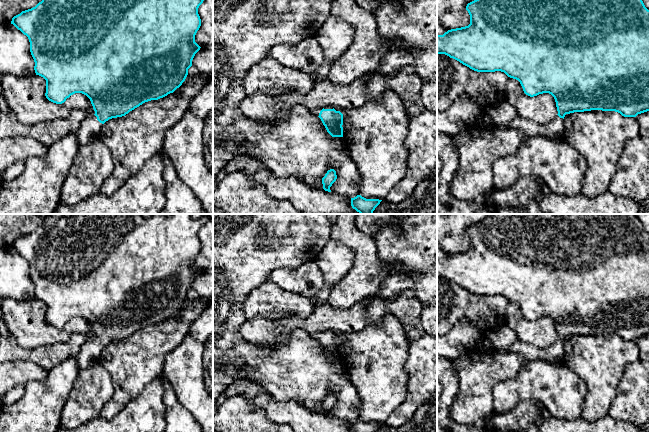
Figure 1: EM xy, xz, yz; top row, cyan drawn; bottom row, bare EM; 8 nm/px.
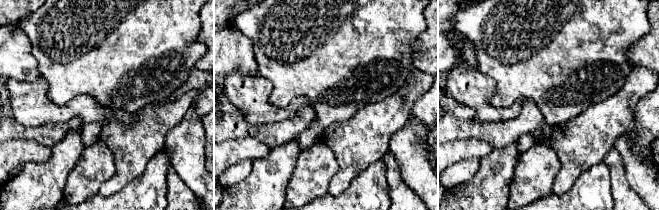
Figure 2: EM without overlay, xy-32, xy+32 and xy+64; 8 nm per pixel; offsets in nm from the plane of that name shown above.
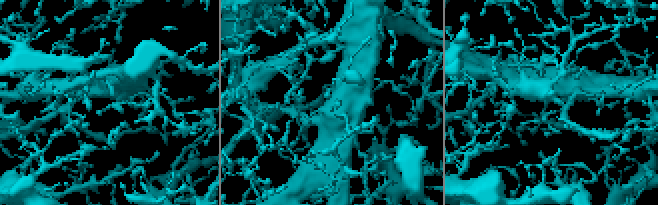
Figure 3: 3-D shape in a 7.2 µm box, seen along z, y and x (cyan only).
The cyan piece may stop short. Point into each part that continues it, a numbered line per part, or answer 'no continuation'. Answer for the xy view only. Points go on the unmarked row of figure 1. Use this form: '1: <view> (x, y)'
1: xy (89, 353)

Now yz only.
1: yz (554, 354)

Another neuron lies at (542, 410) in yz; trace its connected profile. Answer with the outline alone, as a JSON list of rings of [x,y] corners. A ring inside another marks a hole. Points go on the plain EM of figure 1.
[[[536,401],[538,406],[538,412],[540,414],[540,419],[532,423],[527,430],[523,431],[501,431],[501,432],[540,432],[539,425],[547,418],[550,417],[547,408],[540,401]]]

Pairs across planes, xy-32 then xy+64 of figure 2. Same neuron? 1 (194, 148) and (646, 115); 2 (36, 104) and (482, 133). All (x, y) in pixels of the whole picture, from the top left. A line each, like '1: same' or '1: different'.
1: different
2: different

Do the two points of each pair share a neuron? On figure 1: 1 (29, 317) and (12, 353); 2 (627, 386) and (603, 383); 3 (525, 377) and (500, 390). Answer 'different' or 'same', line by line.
1: different
2: different
3: same

